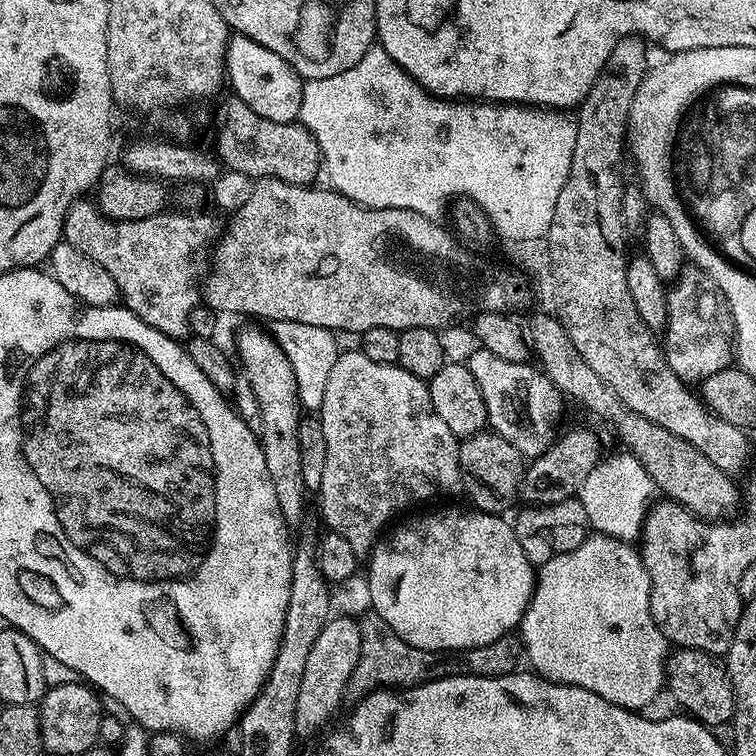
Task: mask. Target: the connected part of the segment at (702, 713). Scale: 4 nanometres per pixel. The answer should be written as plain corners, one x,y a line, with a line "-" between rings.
693,648
673,651
667,657
666,688
668,692
672,691
673,698
684,707
681,709
702,724
727,725
736,715
736,699
728,669
717,657
706,652
695,652

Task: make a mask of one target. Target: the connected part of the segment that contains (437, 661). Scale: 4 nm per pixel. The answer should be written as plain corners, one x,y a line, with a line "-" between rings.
371,610
365,611
358,623
362,634
362,646
358,666
354,666
354,674
348,680
349,693
356,698
363,698
370,692
383,689
385,686
411,686
423,684
433,676
505,676
517,671
519,660
522,660
522,644
515,635
509,634
477,648
460,648
457,652
427,652
421,648
410,646
382,617

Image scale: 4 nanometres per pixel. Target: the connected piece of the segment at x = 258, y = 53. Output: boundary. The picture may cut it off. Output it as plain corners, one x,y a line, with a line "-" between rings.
239,34
233,35
228,42
224,55
224,70
227,83
232,84
235,99
240,100
254,114
262,118
270,118
270,122
291,124
299,121
302,110
302,90
305,81
286,62
286,58
278,58
274,50
266,50
258,42

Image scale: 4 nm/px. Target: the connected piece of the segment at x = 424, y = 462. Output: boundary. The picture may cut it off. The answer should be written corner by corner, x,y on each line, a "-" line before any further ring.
359,350
353,352
341,351
337,355
334,366
330,370
330,379
326,382
326,394
322,398
322,406
318,409
318,419
322,426
322,434
326,434
326,466
322,469
322,486
318,489
320,496
320,516
324,519
324,528
329,532
342,534
350,546
354,546
354,554
358,558
369,555
370,549
381,539
380,531
395,518
399,512
404,512
407,508
412,508
415,504
424,504
427,500
436,500
439,496
452,496
464,487
464,473
460,470
460,440
438,418
434,410
434,402
428,393
428,385
420,380
410,370
401,368
399,364
383,364
373,362
366,358
366,354

